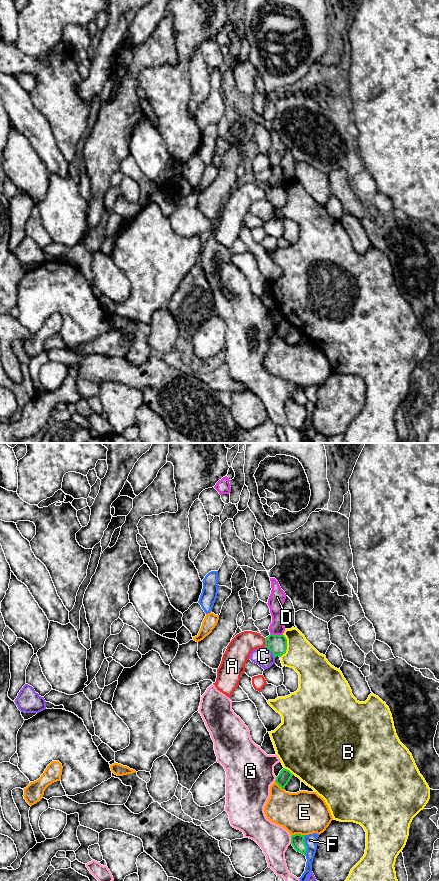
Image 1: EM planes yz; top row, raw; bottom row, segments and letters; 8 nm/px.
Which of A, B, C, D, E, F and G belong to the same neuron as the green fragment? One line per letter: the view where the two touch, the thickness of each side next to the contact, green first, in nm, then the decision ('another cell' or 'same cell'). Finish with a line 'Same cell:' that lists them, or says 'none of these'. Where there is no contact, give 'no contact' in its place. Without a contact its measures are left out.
A: yz | 160/200 nm | another cell
B: yz | 160/240 nm | another cell
C: yz | 160/150 nm | another cell
D: yz | 160/120 nm | another cell
E: yz | 110/340 nm | another cell
F: yz | 110/100 nm | another cell
G: yz | 110/240 nm | another cell
Same cell: none of these

